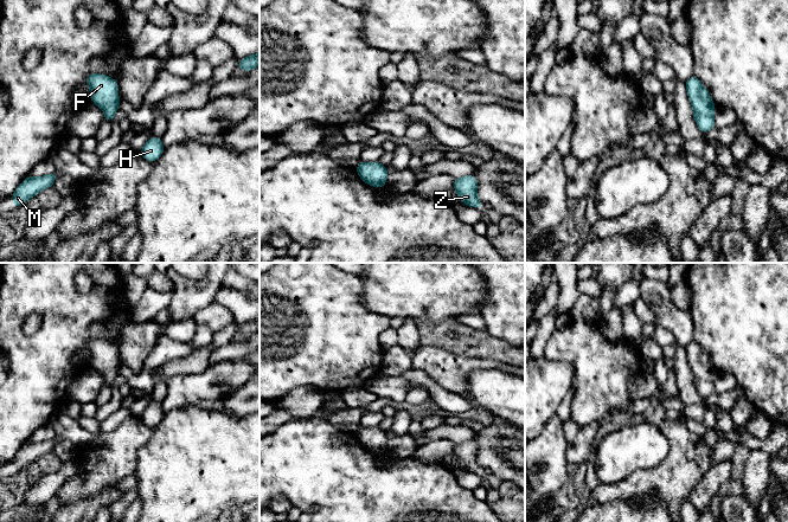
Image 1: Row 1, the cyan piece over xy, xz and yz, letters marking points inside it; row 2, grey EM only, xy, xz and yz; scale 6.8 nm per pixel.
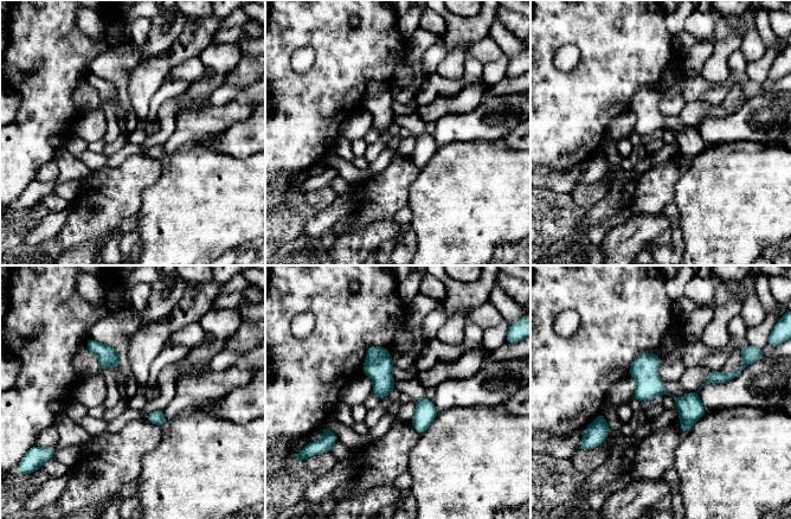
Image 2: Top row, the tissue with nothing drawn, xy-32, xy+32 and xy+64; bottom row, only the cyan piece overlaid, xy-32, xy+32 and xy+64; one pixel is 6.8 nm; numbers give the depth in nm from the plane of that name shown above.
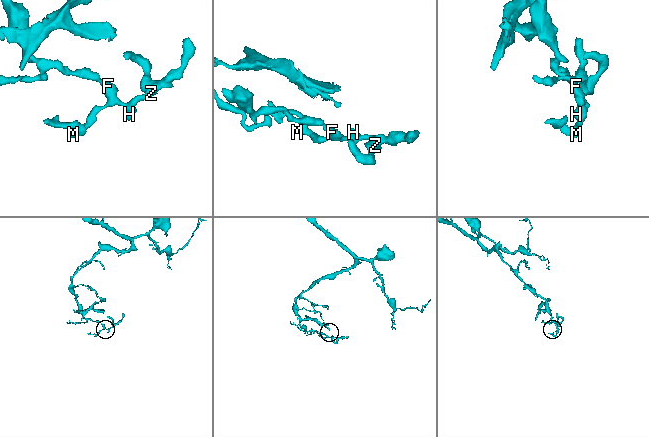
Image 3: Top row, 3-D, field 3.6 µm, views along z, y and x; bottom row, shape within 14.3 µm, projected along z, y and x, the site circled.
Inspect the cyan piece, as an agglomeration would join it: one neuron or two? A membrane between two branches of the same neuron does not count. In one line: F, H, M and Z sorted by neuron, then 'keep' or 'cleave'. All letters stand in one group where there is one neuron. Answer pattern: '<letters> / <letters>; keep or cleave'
F H M Z; keep

